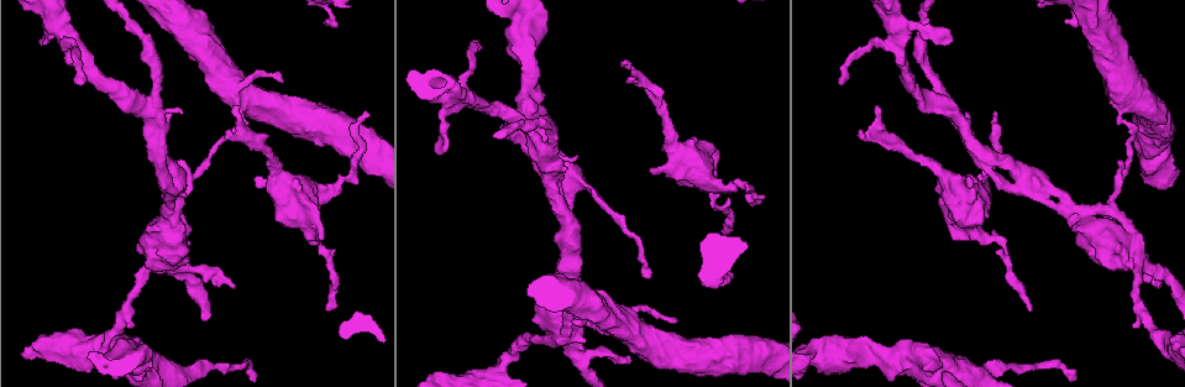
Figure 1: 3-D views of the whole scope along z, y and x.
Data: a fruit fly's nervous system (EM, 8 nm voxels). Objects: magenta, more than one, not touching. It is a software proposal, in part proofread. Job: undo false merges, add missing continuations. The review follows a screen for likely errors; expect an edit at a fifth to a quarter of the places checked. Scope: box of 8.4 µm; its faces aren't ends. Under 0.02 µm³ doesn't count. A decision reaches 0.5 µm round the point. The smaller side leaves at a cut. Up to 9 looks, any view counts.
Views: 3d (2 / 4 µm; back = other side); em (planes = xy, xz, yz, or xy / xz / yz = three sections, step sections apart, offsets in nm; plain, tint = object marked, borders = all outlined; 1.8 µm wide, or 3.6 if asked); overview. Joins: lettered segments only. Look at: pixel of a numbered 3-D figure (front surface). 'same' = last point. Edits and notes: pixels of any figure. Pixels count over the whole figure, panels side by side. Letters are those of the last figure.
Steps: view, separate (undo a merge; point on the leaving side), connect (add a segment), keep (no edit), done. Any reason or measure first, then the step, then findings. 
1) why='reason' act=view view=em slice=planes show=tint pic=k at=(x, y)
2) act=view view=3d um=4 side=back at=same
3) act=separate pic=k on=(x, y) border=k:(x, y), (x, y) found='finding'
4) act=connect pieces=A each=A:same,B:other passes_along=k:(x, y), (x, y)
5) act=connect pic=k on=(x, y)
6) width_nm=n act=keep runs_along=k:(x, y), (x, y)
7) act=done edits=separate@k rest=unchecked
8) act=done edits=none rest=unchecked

why='sharp bend' act=view view=3d um=4 pic=1 at=(449, 96)

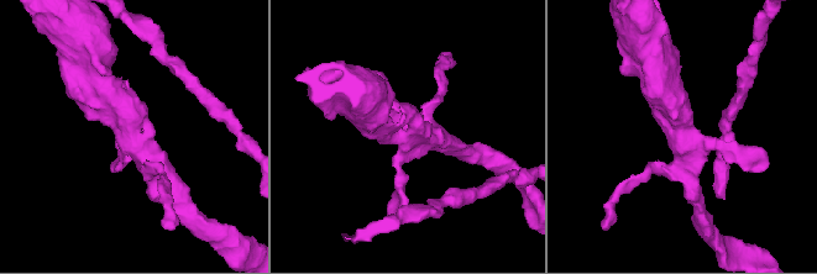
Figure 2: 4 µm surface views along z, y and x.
why='now the EM' act=view view=em slice=planes show=tint pic=2 at=(408, 138)

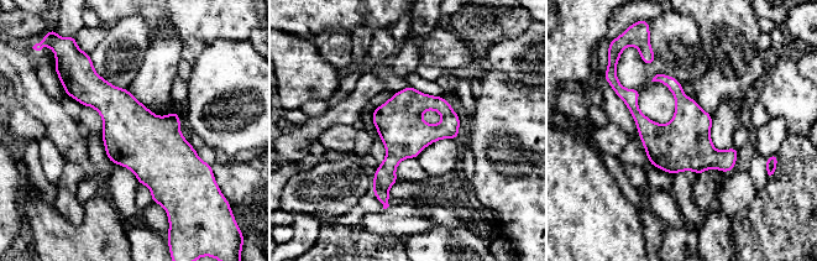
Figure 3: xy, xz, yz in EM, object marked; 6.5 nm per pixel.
why='see the neighbours' act=view view=em slice=planes show=borders at=same

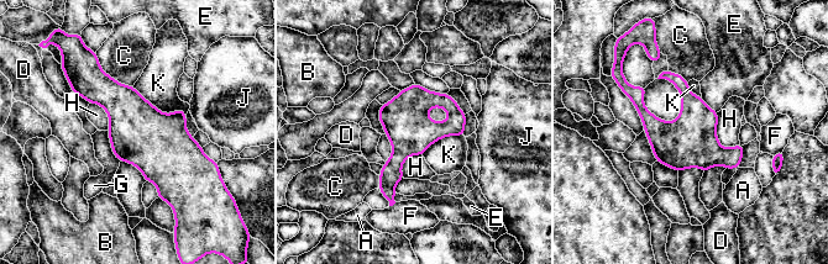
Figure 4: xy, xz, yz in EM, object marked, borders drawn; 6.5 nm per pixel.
width_nm=300 act=keep each=A:other,B:other,C:other,D:other,E:other,F:other,G:other,H:other,J:other,K:other found='all the same cell'

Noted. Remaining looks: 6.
why='an open end' act=view view=3d um=4 pic=1 at=(327, 21)

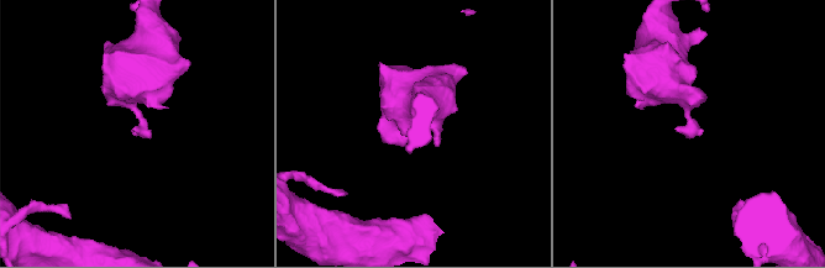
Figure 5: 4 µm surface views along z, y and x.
act=view view=em um=3.6 slice=xy step=16 show=tint pic=5 at=(138, 130)

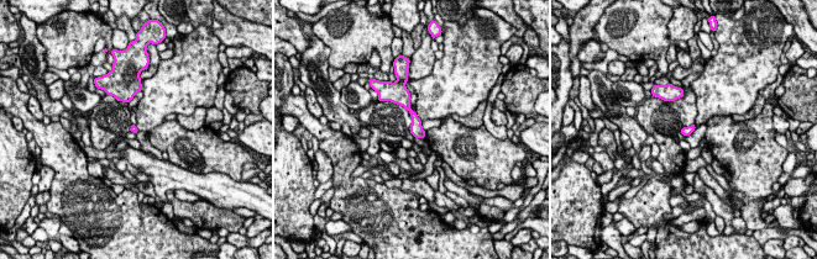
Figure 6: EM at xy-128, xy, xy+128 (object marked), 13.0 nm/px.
act=view view=em um=3.6 slice=planes show=borders at=same

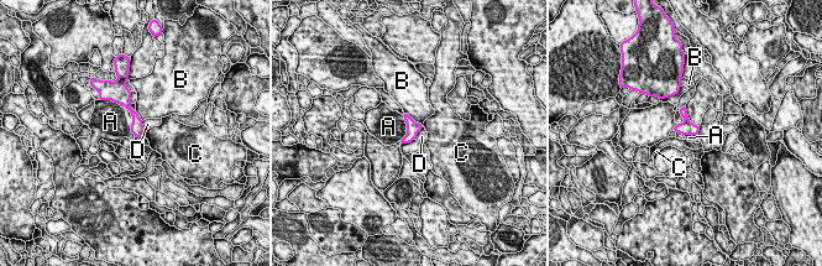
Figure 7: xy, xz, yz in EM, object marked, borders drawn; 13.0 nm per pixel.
act=keep each=A:other,B:other,C:other,D:other runs_along=7:(125, 94), (142, 134) found='no lettered segment goes on from it'

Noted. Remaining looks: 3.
act=view view=em slice=xz step=16 show=borders pic=1 at=(951, 232)

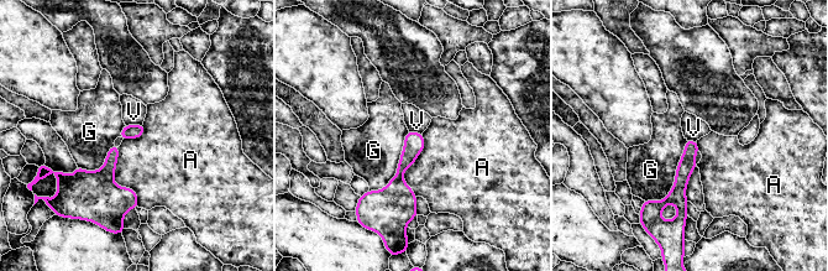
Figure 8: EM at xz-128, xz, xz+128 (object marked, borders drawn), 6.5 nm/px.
act=keep each=A:other,G:other,V:other found='none of them fits'

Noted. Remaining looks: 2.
act=done edits=none rest=unchecked

